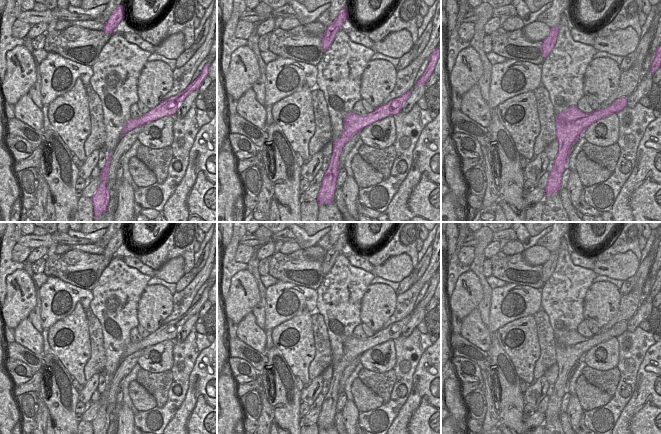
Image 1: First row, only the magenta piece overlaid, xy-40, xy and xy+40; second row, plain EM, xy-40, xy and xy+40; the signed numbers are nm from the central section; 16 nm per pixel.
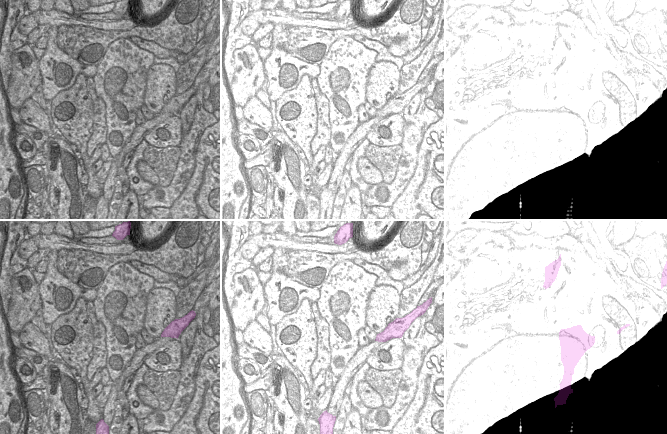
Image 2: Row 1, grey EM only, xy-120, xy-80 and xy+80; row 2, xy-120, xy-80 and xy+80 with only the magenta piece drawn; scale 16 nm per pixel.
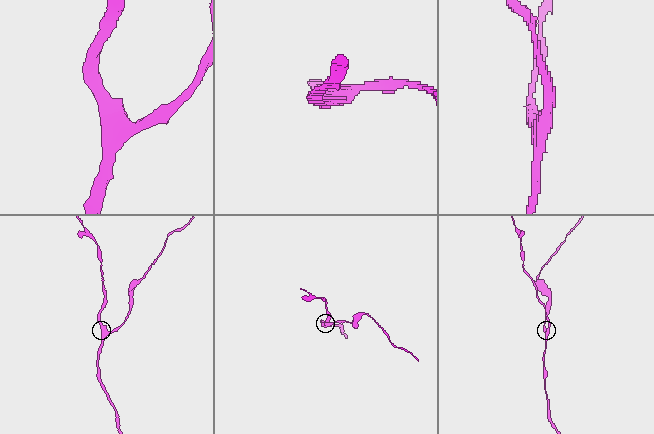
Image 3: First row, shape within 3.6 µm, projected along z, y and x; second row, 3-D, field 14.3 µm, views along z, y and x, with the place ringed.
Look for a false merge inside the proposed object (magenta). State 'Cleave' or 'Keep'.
Keep.

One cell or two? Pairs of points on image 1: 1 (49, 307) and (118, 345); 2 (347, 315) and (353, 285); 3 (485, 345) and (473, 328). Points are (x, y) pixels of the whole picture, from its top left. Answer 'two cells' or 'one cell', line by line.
1: two cells
2: one cell
3: one cell

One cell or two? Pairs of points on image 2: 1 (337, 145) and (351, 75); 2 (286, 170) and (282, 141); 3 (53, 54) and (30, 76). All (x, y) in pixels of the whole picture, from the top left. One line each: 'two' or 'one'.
1: one
2: one
3: two

